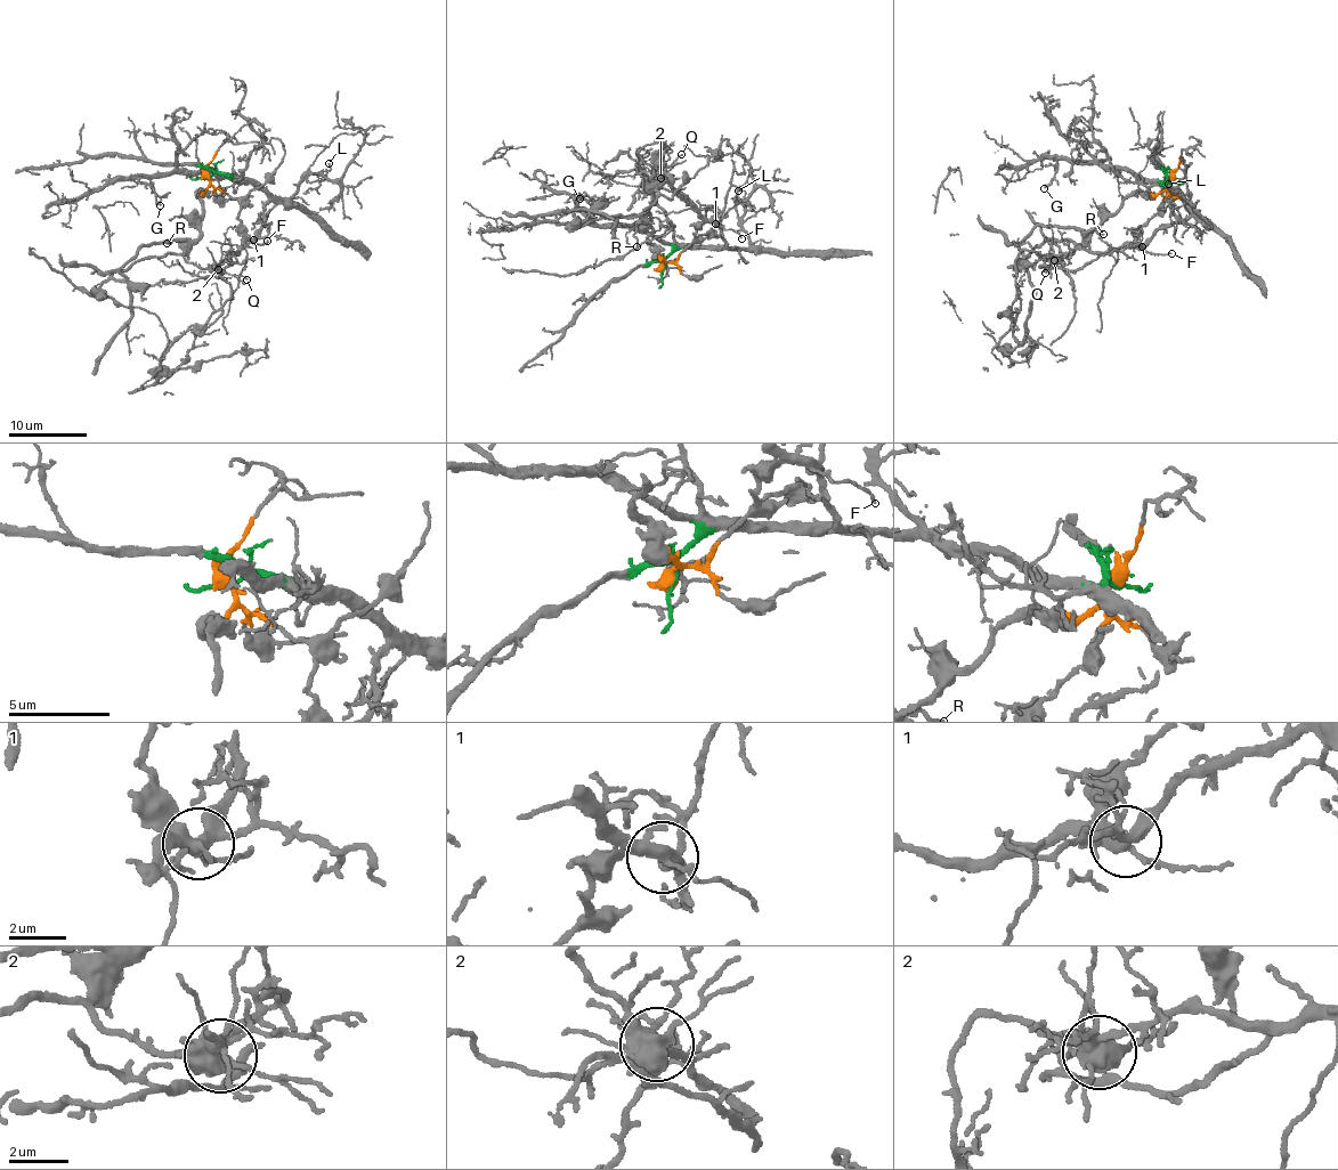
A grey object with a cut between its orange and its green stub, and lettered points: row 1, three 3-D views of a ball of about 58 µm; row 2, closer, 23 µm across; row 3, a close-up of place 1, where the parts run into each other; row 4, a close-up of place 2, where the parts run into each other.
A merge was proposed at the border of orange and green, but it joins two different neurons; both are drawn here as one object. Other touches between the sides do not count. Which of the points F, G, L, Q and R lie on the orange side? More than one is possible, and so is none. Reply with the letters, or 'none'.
F, Q, R

